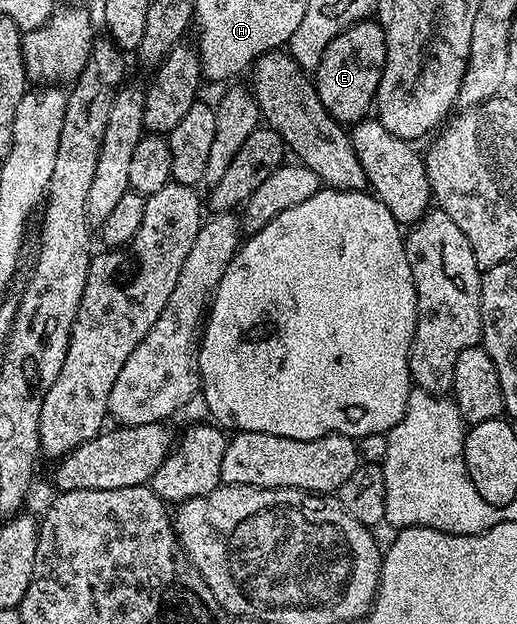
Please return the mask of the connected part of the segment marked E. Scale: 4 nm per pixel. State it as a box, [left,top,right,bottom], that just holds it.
[315,19,387,123]

